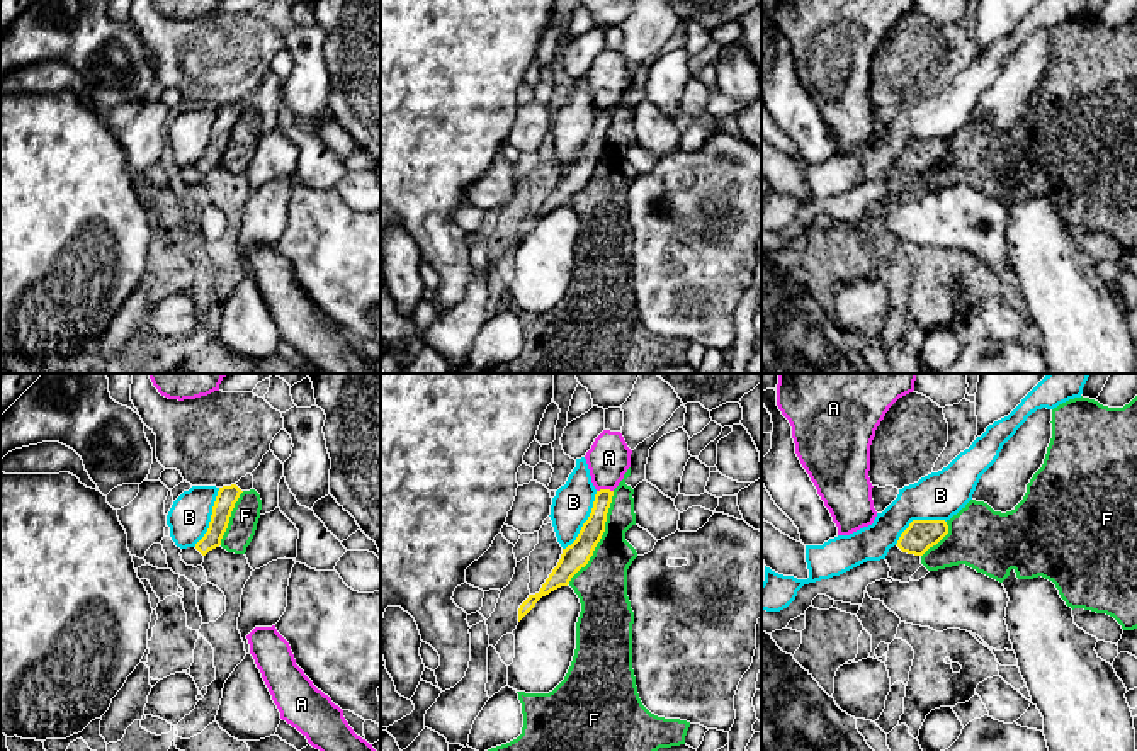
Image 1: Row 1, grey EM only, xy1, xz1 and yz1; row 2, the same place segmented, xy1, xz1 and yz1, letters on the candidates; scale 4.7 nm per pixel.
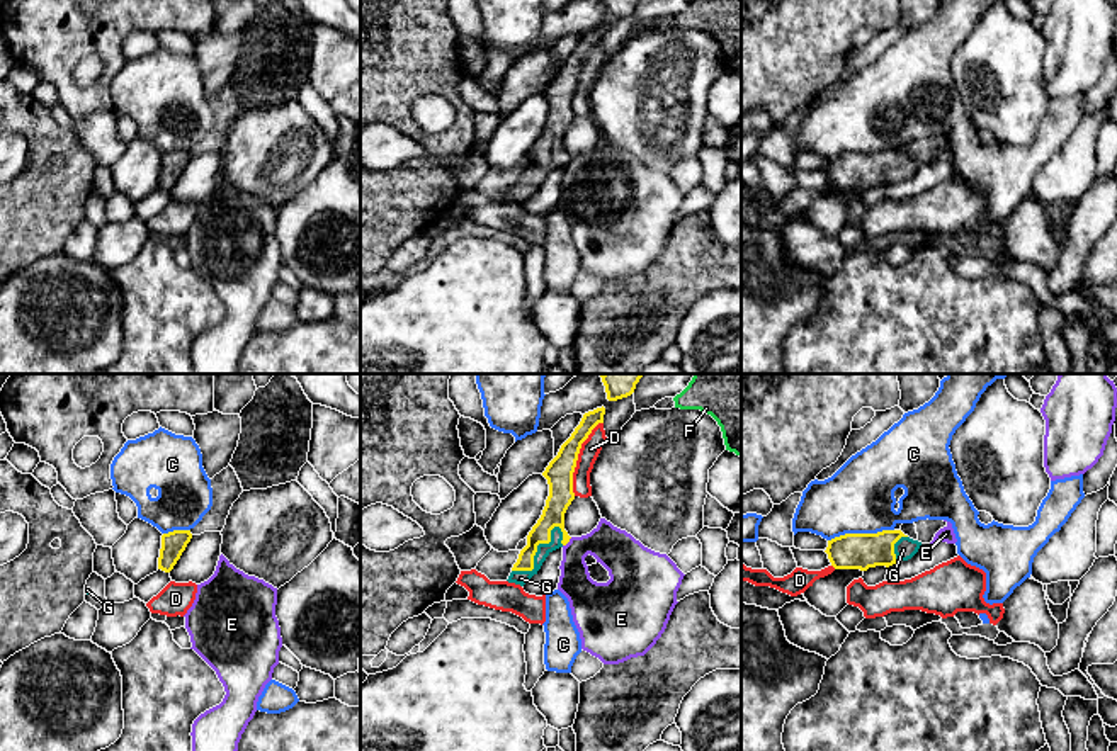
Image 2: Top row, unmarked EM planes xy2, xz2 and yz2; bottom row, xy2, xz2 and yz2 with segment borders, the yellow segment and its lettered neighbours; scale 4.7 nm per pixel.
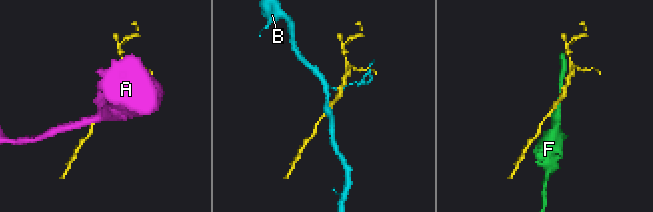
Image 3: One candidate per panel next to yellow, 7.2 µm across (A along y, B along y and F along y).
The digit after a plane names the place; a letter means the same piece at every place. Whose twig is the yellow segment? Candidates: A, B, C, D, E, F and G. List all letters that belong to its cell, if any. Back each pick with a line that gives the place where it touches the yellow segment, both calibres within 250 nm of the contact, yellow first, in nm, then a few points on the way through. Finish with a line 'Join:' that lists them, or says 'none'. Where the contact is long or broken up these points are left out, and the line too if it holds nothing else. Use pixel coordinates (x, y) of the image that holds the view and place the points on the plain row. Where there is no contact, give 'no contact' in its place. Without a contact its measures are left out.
G: contact xz2 (536, 170); calibres 110 and 70 nm; way xz2 (553, 135), (549, 152), (536, 170), (532, 187), (521, 197)
Join: G

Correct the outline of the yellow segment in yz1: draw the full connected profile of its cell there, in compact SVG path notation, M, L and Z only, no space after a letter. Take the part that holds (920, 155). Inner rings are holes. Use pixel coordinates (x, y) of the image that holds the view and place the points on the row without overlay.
M913 139L901 153L897 167L902 172L923 175L948 153L945 139Z

